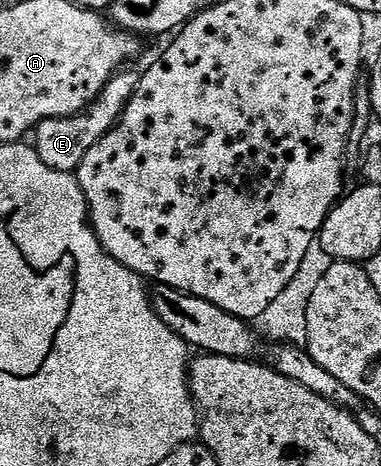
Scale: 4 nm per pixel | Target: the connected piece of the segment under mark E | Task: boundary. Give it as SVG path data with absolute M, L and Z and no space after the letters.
M124 69L112 77L109 85L95 101L78 115L46 119L37 124L33 132L33 146L37 157L41 157L41 161L45 161L45 165L49 165L49 169L78 172L89 149L93 149L93 145L97 145L97 141L101 141L101 137L105 137L119 124L129 101L133 101L133 97L137 93L140 72L131 70Z

